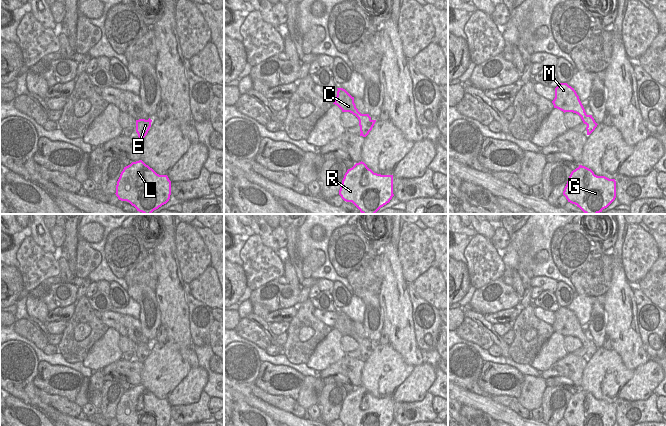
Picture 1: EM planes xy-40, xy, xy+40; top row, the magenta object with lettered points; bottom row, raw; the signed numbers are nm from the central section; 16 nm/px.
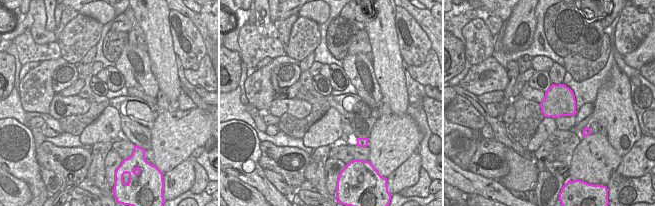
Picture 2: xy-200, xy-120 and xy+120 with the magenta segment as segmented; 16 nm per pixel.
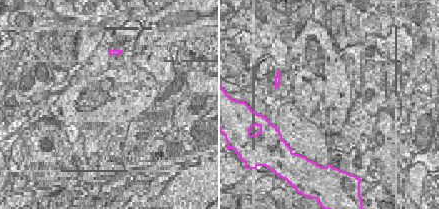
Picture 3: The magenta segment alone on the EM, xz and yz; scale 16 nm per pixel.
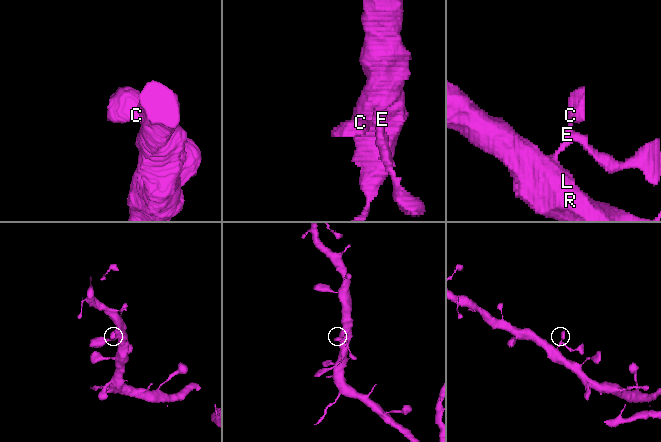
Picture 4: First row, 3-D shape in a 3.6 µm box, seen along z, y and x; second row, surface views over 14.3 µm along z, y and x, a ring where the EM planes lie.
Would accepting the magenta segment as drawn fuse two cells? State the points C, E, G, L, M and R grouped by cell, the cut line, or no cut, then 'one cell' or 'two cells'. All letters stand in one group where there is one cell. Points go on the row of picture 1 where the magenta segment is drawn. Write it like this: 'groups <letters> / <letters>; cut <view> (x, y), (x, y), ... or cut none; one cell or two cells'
groups C E G L M R; cut none; one cell

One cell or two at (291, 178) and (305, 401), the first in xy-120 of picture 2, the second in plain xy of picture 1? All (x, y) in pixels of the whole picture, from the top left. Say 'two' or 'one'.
two

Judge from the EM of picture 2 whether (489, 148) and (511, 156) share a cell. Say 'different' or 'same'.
different

